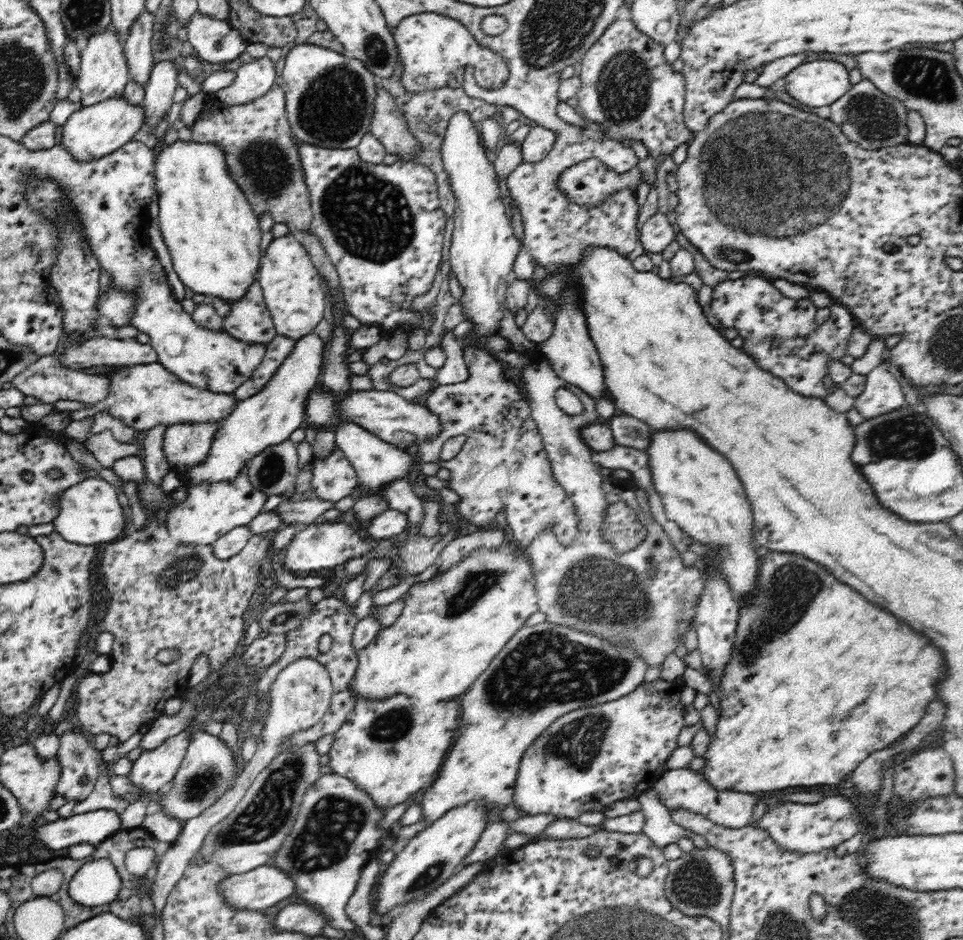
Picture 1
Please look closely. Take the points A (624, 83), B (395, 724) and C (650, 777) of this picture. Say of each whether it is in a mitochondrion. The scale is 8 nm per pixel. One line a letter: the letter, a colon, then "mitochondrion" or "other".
A: mitochondrion
B: mitochondrion
C: other

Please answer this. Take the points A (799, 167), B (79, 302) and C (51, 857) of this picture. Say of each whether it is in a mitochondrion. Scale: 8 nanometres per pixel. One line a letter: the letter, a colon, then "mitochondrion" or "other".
A: mitochondrion
B: other
C: other

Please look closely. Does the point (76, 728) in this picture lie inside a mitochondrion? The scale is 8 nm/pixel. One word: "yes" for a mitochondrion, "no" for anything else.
no

